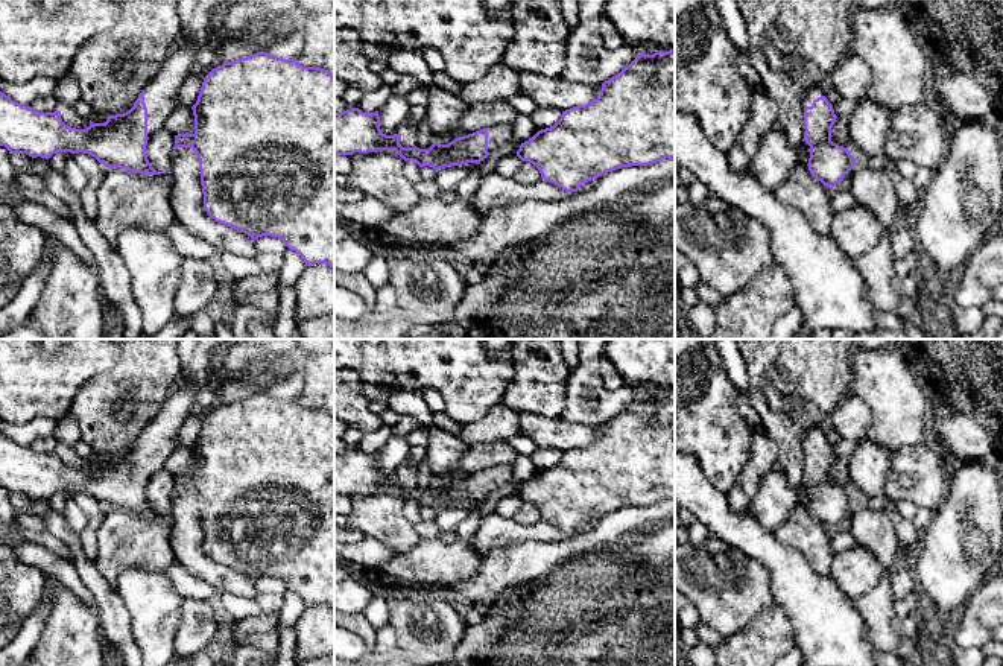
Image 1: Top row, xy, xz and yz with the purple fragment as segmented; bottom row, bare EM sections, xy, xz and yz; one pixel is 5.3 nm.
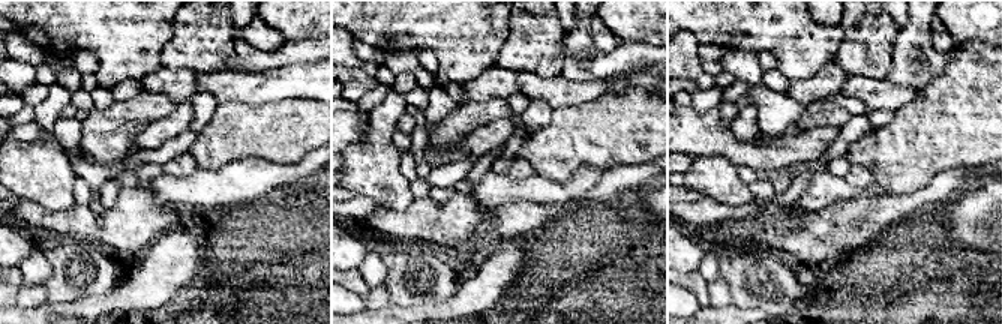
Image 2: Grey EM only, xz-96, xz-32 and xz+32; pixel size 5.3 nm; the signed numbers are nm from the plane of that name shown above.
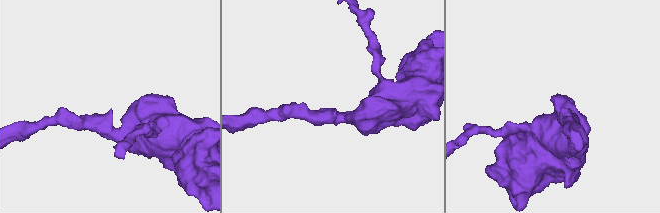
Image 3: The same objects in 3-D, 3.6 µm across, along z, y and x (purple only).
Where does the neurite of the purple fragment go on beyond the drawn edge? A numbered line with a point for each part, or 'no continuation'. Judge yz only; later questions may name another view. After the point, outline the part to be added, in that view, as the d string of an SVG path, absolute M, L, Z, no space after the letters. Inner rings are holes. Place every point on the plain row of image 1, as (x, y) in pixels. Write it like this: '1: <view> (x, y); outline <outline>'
1: yz (815, 432); outline M813 427L808 432L808 435L807 435L805 441L804 441L804 449L812 447L813 441L821 438L821 436L825 436L825 432L822 429L819 429L819 427Z

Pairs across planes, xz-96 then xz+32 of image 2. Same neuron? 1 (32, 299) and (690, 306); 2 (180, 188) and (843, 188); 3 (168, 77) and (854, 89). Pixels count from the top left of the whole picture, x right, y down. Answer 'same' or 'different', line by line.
1: different
2: same
3: different

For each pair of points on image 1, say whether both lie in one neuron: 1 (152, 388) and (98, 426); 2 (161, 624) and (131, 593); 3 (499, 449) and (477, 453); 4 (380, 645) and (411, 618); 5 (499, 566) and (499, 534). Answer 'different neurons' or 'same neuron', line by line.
1: same neuron
2: same neuron
3: same neuron
4: different neurons
5: different neurons

